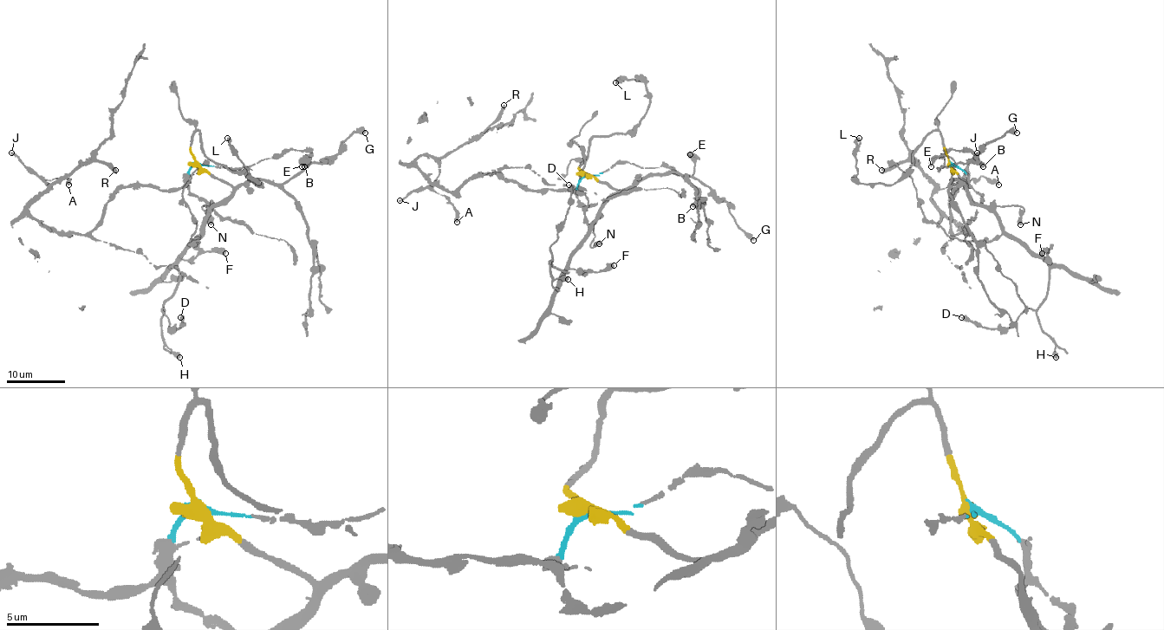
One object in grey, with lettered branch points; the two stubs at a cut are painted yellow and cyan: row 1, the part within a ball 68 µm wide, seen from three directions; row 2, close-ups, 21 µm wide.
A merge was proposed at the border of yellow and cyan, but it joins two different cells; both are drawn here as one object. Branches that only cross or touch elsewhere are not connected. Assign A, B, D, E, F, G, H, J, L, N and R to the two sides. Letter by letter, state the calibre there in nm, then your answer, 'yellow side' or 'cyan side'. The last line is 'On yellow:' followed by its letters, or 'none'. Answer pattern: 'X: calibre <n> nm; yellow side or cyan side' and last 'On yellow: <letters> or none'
A: calibre 440 nm; cyan side
B: calibre 650 nm; cyan side
D: calibre 480 nm; yellow side
E: calibre 400 nm; yellow side
F: calibre 650 nm; yellow side
G: calibre 400 nm; yellow side
H: calibre 550 nm; yellow side
J: calibre 280 nm; cyan side
L: calibre 400 nm; yellow side
N: calibre 550 nm; yellow side
R: calibre 400 nm; cyan side
On yellow: D, E, F, G, H, L, N

